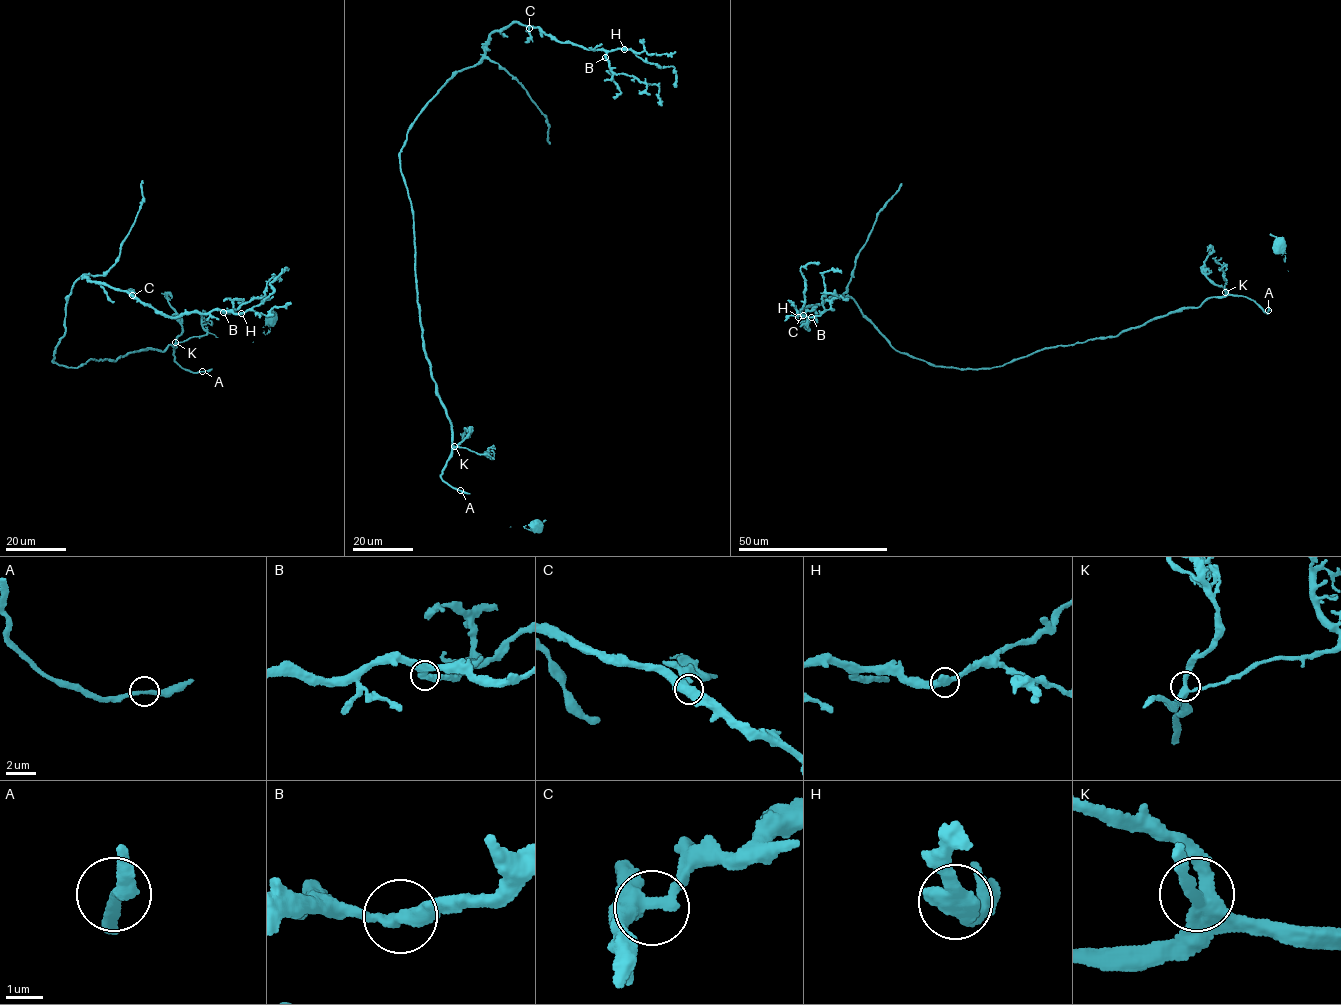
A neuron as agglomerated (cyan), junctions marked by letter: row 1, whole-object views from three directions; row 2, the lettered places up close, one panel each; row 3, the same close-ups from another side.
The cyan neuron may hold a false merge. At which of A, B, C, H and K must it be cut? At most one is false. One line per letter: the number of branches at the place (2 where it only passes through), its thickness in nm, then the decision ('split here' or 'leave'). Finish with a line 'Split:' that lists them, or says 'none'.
A: branches 2; calibre 260 nm; leave
B: branches 2; calibre 400 nm; leave
C: branches 3; calibre 360 nm; leave
H: branches 2; calibre 550 nm; leave
K: branches 3; calibre 360 nm; leave
Split: none

